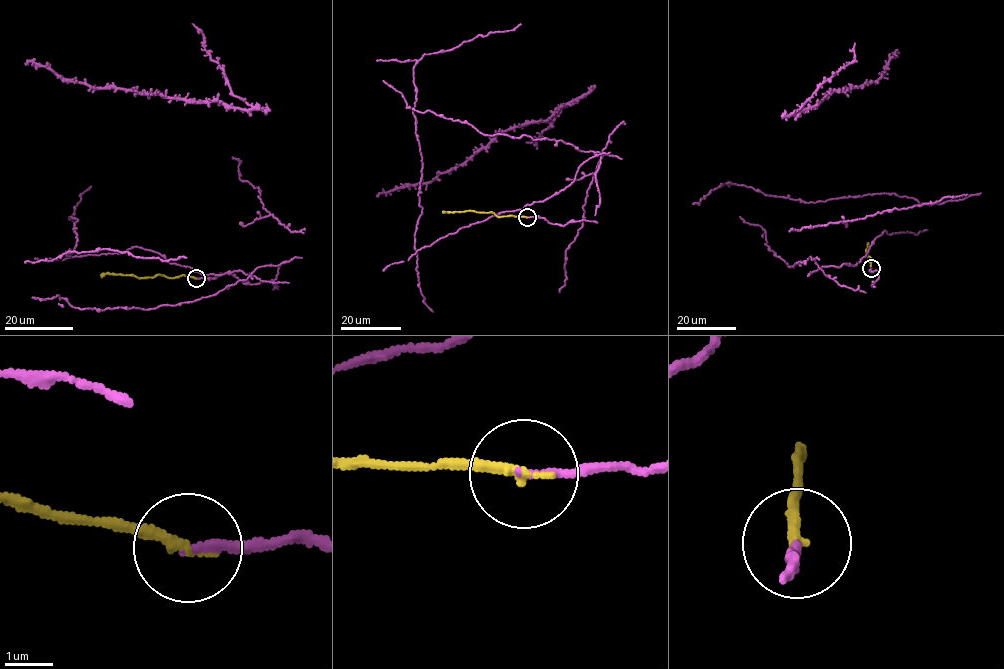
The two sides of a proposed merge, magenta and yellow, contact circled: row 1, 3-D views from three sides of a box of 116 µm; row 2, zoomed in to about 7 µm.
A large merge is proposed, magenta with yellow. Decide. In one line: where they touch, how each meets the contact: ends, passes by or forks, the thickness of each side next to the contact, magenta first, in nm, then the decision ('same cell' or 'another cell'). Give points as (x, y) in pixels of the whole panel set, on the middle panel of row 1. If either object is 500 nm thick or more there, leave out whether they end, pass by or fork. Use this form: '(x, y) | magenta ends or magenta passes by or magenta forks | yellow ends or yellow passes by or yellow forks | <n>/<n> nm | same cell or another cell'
(527, 217) | magenta ends | yellow ends | 190/240 nm | same cell

